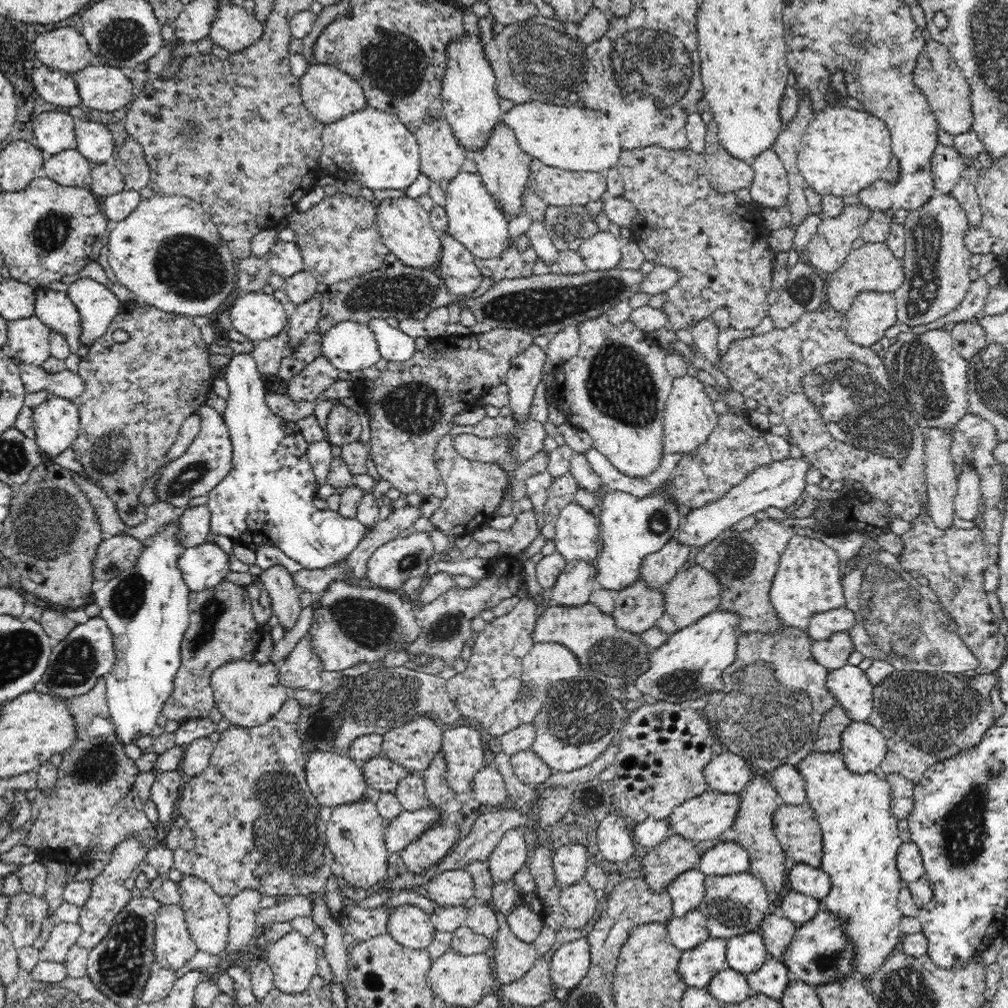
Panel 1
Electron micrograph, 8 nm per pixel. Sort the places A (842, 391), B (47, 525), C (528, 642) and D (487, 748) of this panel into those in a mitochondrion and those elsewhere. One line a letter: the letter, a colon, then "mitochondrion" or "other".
A: mitochondrion
B: mitochondrion
C: other
D: other

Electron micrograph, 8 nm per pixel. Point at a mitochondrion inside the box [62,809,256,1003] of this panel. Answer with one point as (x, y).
(119, 965)

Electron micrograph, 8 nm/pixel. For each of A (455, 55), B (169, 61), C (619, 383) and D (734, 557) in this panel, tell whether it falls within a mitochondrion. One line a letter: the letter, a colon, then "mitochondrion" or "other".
A: other
B: mitochondrion
C: mitochondrion
D: mitochondrion

